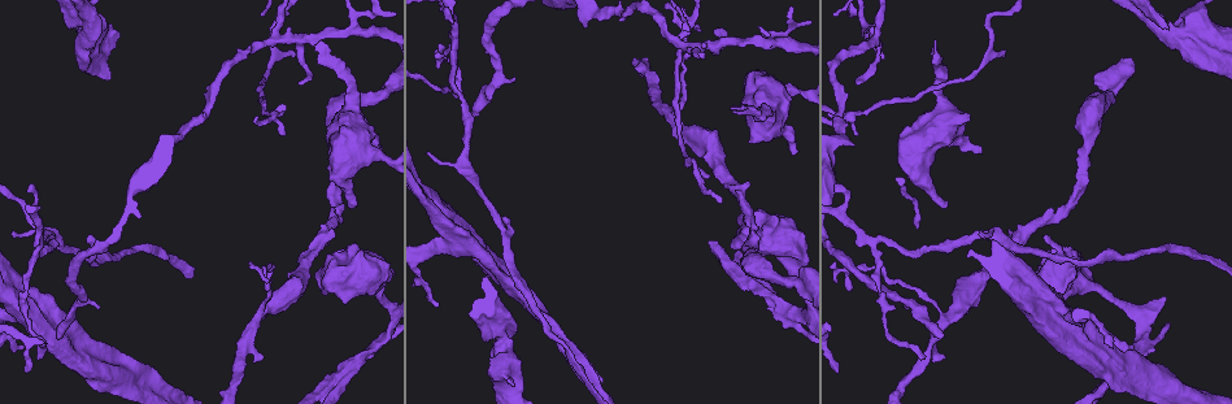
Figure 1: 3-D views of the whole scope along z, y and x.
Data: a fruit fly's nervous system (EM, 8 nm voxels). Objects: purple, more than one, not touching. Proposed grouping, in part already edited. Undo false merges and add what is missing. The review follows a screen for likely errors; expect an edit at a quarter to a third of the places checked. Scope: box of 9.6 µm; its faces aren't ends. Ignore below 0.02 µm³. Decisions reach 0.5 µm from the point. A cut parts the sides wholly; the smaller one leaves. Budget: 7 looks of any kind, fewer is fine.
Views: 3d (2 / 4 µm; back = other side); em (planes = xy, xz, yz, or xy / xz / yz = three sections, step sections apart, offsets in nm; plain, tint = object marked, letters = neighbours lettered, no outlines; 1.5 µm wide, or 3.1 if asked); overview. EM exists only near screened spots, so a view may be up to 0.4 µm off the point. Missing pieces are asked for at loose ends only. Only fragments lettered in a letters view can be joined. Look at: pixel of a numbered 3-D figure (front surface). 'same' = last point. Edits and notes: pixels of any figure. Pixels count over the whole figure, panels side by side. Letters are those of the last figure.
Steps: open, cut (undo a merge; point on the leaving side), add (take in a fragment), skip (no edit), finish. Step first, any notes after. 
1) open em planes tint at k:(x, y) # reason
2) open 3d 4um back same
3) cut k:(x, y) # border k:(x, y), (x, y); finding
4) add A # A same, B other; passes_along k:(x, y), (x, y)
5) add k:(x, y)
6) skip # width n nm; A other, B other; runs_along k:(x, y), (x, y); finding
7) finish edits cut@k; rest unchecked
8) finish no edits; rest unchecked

open em planes letters at 1:(88, 364) # arms part here

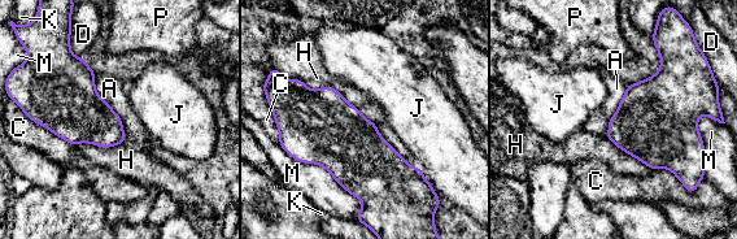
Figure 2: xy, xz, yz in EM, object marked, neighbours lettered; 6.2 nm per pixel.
skip # width 400 nm; A other, C other, D other, H other, J other, K other, M other, P other; border 2:(278, 143), (356, 196), (357, 218); all the same neuron

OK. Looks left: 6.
open em planes letters at 1:(943, 337) # long arm stops here

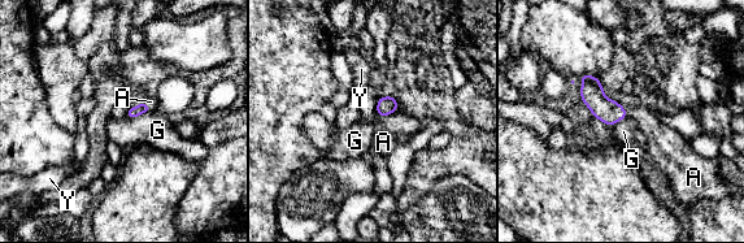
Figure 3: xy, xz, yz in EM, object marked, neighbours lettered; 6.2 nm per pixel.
add A # A same, G other, Y other; it goes on there

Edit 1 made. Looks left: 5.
open 3d 2um at 1:(1075, 277) # thick end

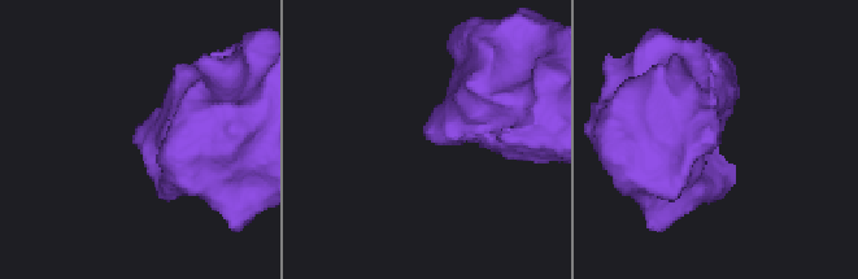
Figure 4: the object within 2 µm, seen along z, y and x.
open em xy step 4 letters at 4:(714, 139)

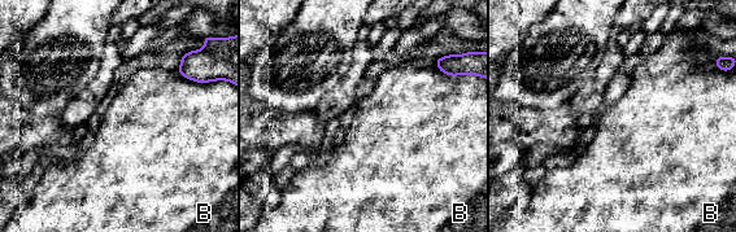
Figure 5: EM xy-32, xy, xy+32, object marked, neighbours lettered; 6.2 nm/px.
open em planes letters same # another direction

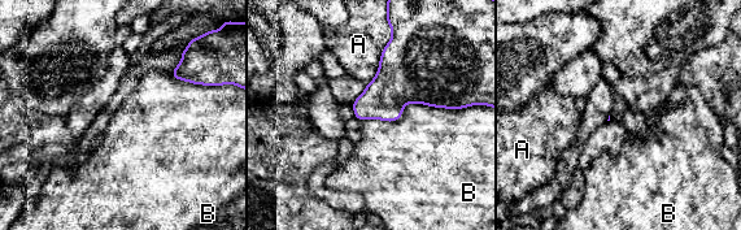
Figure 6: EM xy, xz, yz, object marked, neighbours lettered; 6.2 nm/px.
skip # A other, B other; border 6:(461, 108), (361, 121); none of them fits

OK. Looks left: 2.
finish edits add@3; rest unchecked

